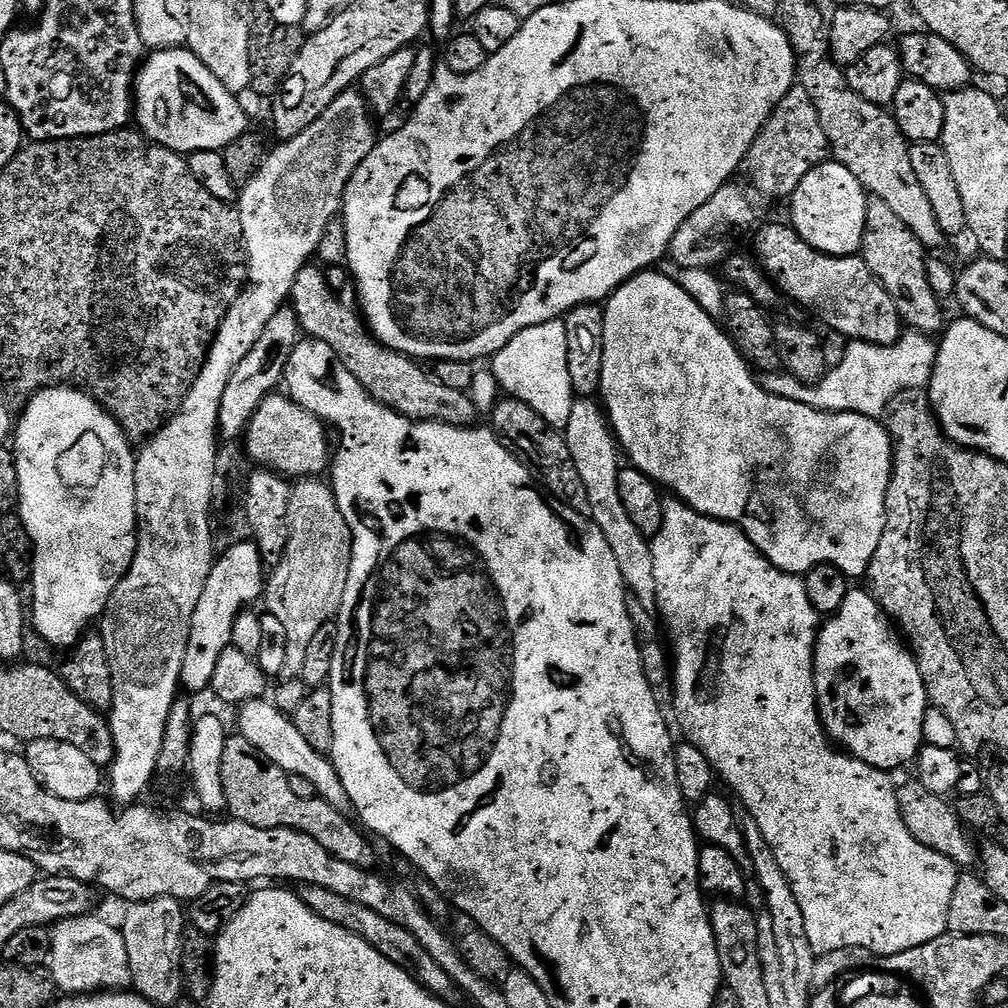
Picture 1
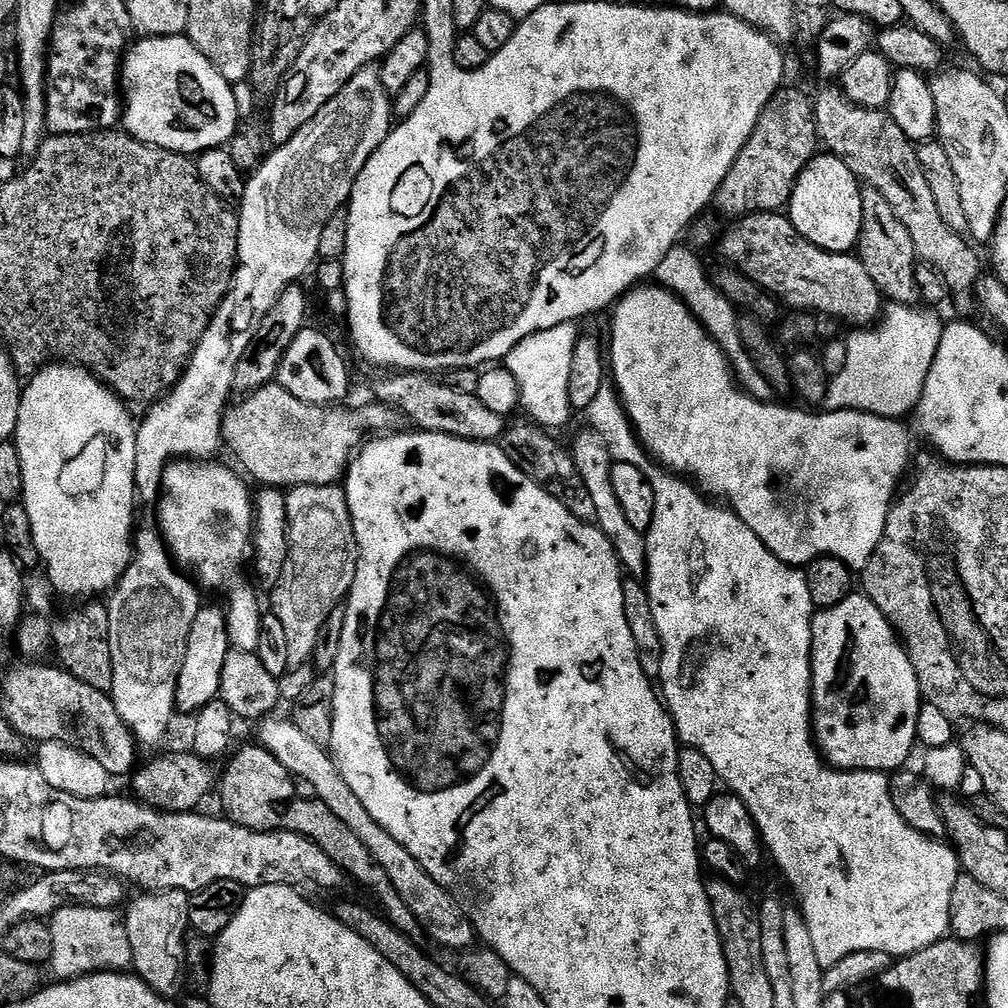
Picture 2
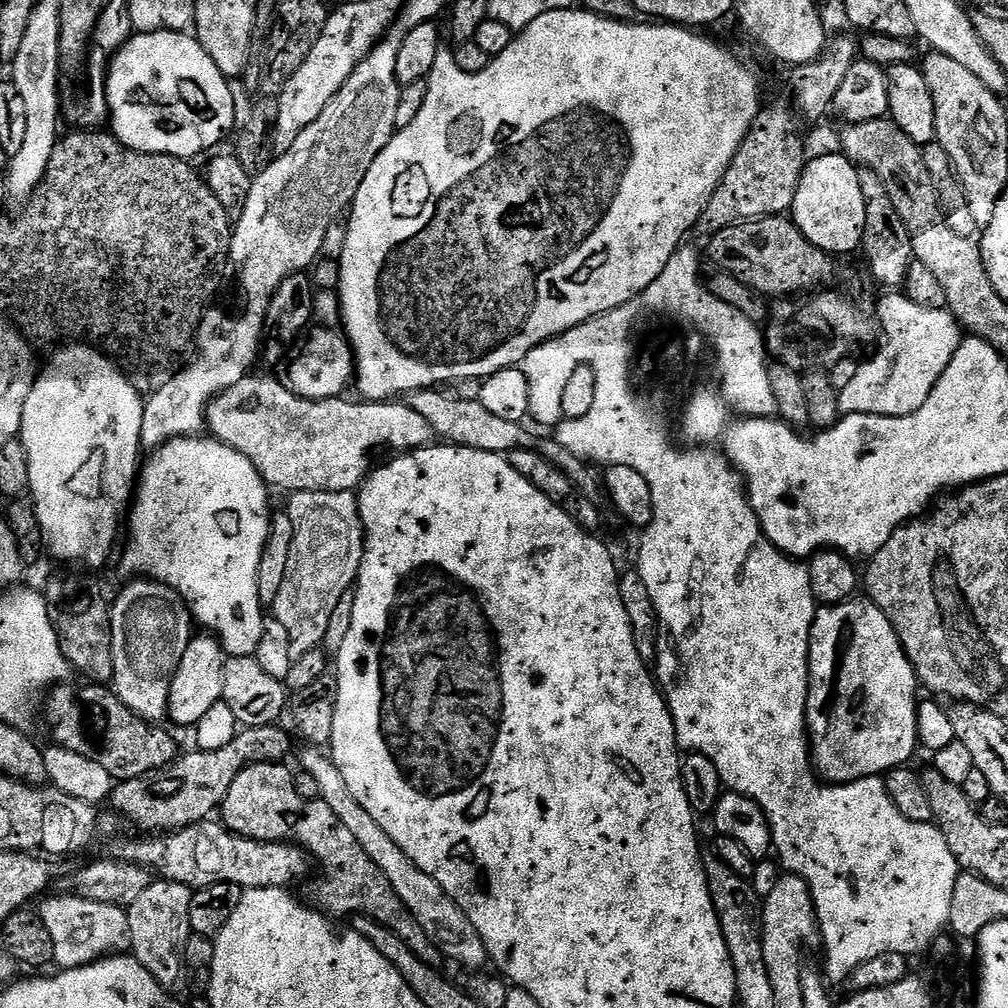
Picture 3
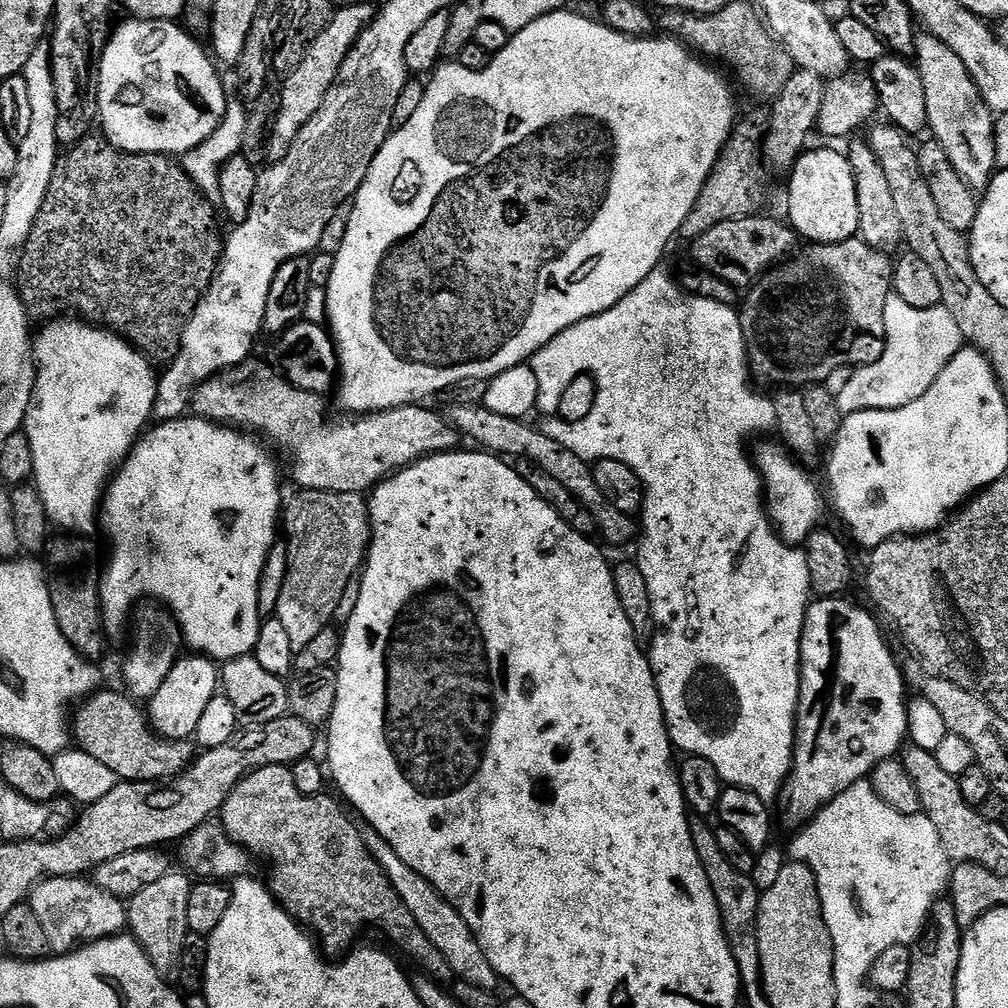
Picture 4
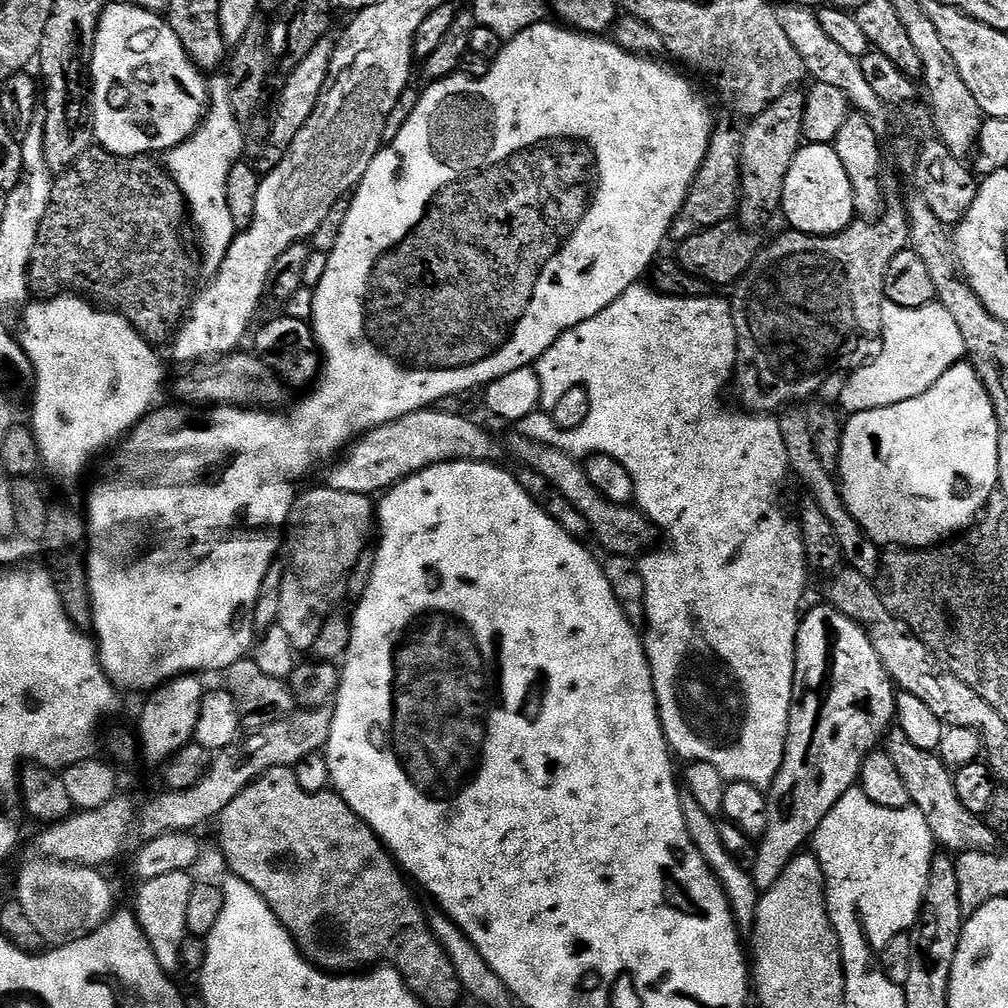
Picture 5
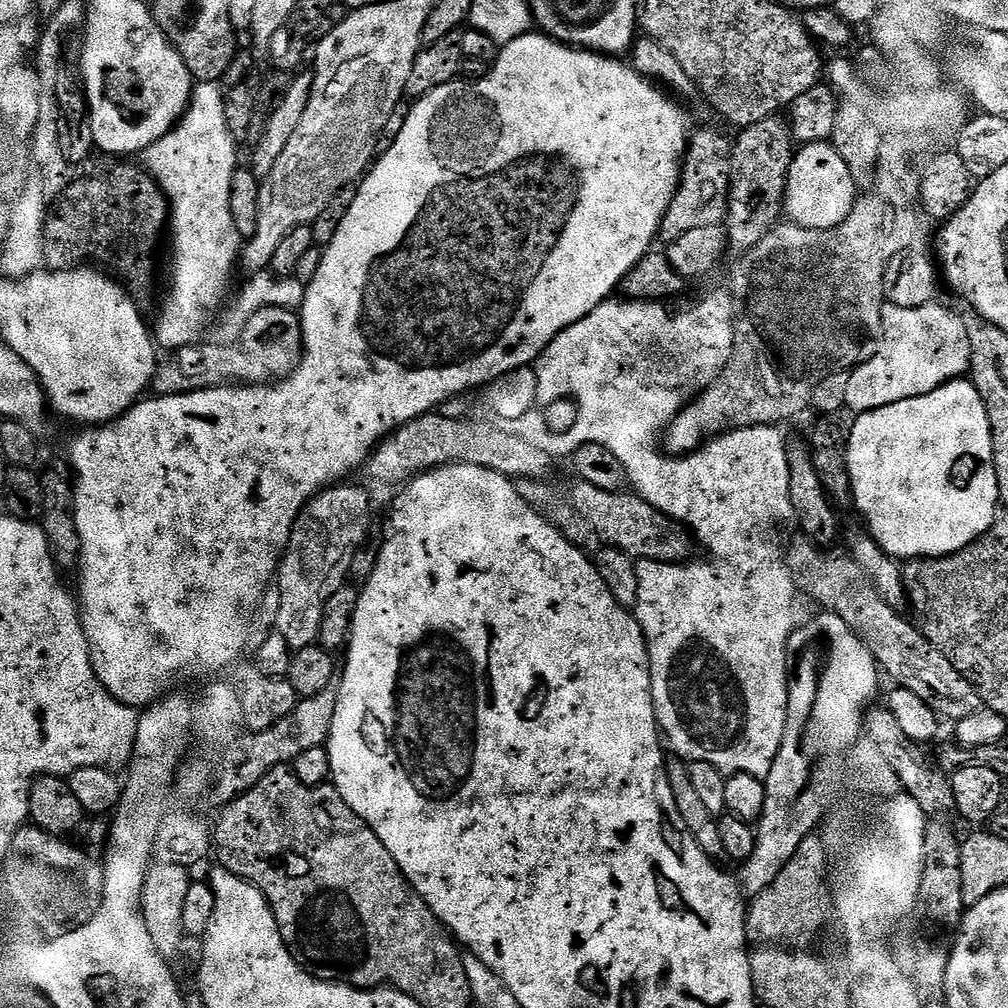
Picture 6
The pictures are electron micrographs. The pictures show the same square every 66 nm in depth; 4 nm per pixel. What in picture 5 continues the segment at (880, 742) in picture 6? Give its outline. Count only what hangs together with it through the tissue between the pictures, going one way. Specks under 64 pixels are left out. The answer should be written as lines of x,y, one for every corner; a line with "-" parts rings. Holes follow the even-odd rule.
899,726
889,728
882,748
894,762
895,769
906,786
911,807
917,808
924,815
932,831
932,839
937,845
942,844
946,847
943,849
952,854
983,852
997,847
998,837
988,825
987,819
976,816
970,810
966,810
966,806
962,806
953,769
949,768
936,752
918,750
918,746
914,746
914,742
906,738

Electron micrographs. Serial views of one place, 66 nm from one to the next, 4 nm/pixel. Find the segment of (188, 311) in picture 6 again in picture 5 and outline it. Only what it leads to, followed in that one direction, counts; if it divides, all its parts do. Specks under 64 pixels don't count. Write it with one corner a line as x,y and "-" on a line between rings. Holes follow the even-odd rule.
216,75
220,76
208,80
208,114
200,127
190,139
183,140
177,148
169,148
166,153
168,172
182,190
191,227
193,224
200,235
199,255
202,257
203,271
205,268
208,274
215,274
220,269
238,231
234,218
230,218
230,206
226,203
226,178
230,178
230,170
241,163
245,155
244,128
234,114
234,106
230,106
227,75

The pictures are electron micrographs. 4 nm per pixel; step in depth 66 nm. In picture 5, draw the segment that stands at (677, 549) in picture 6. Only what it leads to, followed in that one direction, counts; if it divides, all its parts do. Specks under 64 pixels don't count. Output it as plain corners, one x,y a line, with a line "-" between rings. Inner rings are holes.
519,434
513,436
513,440
506,444
507,451
509,448
524,463
521,465
525,469
541,472
558,489
562,498
566,498
566,502
570,502
570,506
574,506
574,510
578,510
578,514
586,518
591,535
593,537
596,535
596,540
605,548
605,553
636,558
647,553
657,543
656,525
651,524
639,508
627,504
615,504
606,499
598,490
598,486
594,486
594,482
586,478
583,463
577,457
566,454
555,446
546,446
542,442
534,442

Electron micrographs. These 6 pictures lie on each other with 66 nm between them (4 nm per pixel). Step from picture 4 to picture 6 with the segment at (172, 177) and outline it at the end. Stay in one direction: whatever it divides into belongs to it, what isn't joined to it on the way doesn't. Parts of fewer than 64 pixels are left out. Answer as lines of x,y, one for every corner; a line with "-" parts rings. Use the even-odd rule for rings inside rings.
124,158
100,159
104,160
96,165
93,163
77,176
59,197
60,205
57,208
55,205
49,215
44,226
44,264
54,272
68,272
71,268
88,265
99,266
125,285
129,293
148,292
156,280
156,251
160,248
160,239
163,236
165,239
170,224
168,195
139,163
127,164
129,161

